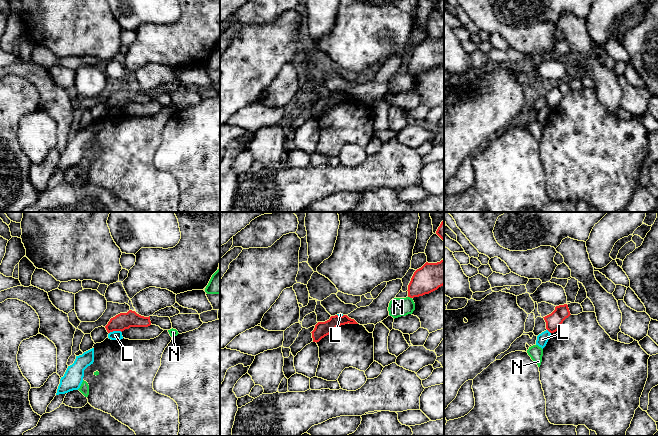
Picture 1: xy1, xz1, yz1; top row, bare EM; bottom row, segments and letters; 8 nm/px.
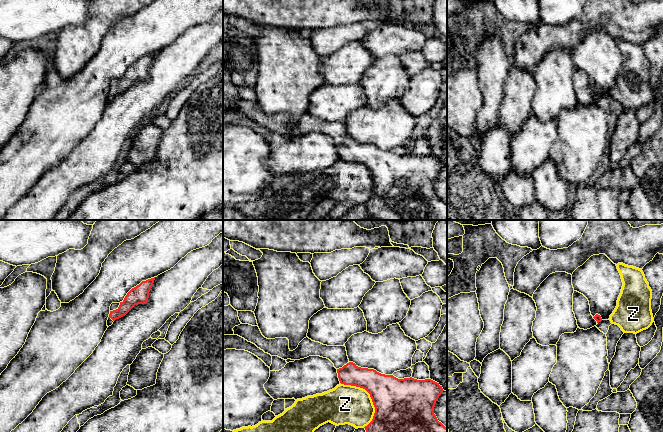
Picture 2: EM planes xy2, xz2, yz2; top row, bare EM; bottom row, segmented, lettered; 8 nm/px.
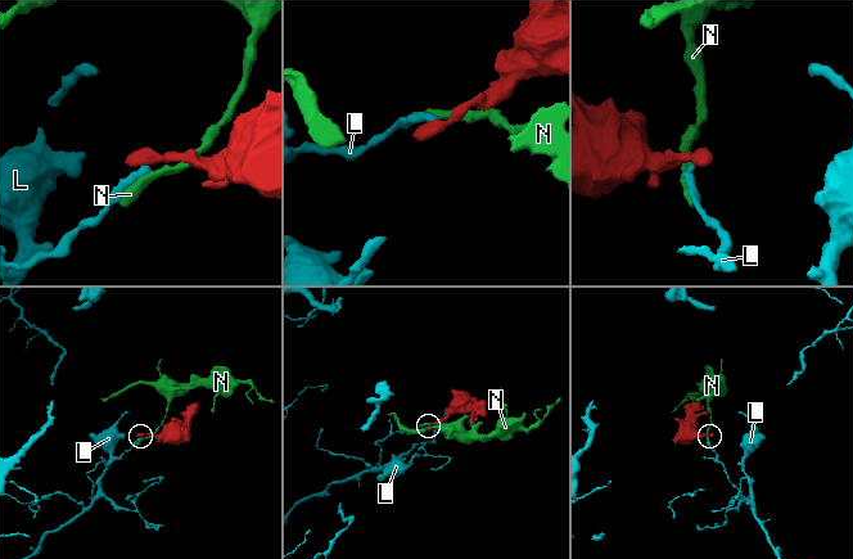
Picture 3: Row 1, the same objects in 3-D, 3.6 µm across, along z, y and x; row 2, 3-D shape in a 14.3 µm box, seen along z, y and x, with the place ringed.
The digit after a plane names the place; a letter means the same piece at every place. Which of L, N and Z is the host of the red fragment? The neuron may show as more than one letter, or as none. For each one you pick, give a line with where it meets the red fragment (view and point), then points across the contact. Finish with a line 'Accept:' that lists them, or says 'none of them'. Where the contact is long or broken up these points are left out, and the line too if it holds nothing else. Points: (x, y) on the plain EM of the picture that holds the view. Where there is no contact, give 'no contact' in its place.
Accept: none of them

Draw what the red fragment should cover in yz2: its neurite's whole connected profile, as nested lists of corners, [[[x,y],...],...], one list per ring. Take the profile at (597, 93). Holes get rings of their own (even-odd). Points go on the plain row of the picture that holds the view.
[[[577,67],[573,69],[573,88],[580,105],[590,105],[602,97],[600,91],[591,91],[588,75]]]

